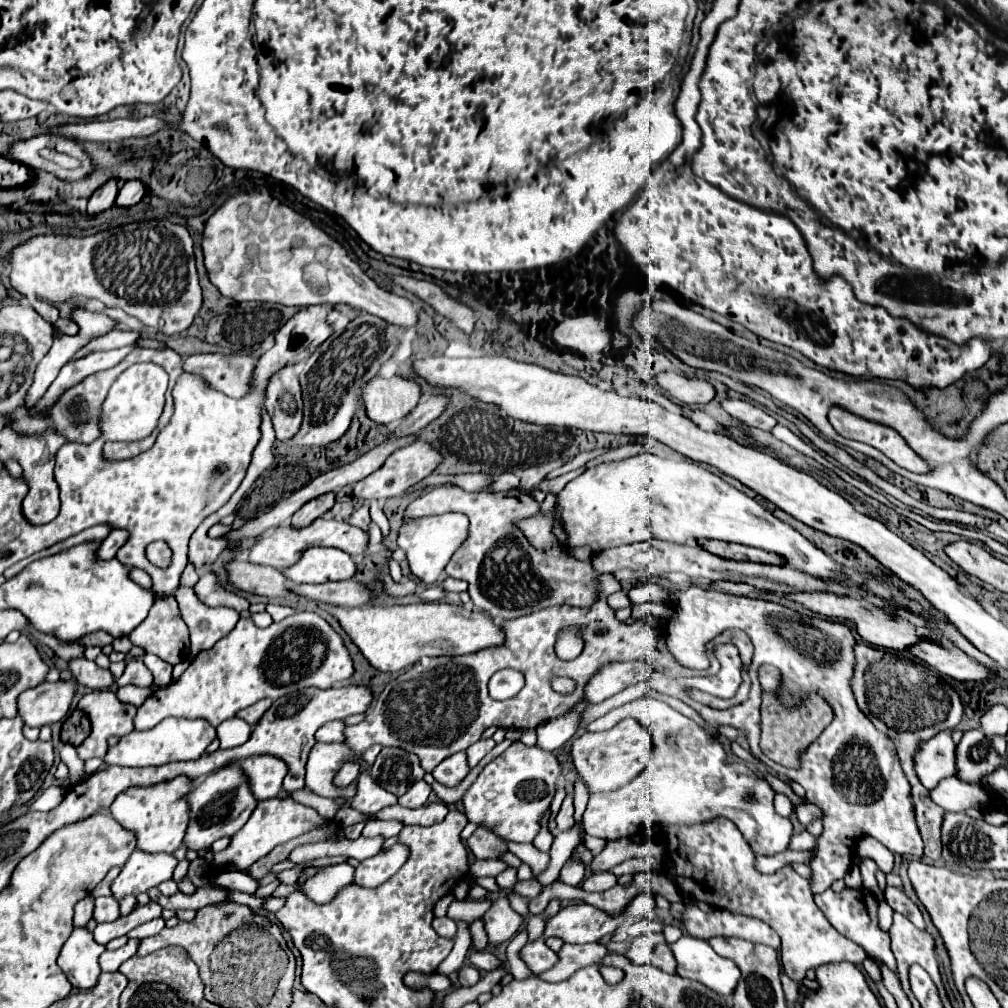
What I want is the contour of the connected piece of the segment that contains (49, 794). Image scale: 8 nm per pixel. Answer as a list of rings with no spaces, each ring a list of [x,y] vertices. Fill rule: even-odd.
[[[51,786],[29,806],[29,811],[50,811],[62,802],[64,794],[63,789]]]

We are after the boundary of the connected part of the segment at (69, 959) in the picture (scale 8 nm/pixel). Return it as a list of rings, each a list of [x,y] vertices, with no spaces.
[[[74,927],[58,955],[58,965],[74,987],[90,989],[98,981],[98,957],[104,953],[104,949],[106,947],[96,943],[94,935],[86,927]]]

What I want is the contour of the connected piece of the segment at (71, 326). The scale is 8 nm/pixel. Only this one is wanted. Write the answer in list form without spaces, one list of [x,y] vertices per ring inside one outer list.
[[[58,319],[54,323],[54,327],[58,333],[64,333],[64,335],[76,335],[78,333],[78,325],[72,319]]]

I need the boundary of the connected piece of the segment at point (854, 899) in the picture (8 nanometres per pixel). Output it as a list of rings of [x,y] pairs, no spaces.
[[[844,889],[842,893],[822,893],[814,895],[814,903],[820,907],[820,911],[826,915],[826,919],[832,923],[834,929],[840,931],[846,939],[860,945],[868,957],[888,965],[896,973],[896,959],[890,949],[890,937],[886,931],[878,925],[878,899],[866,891],[866,889]]]

